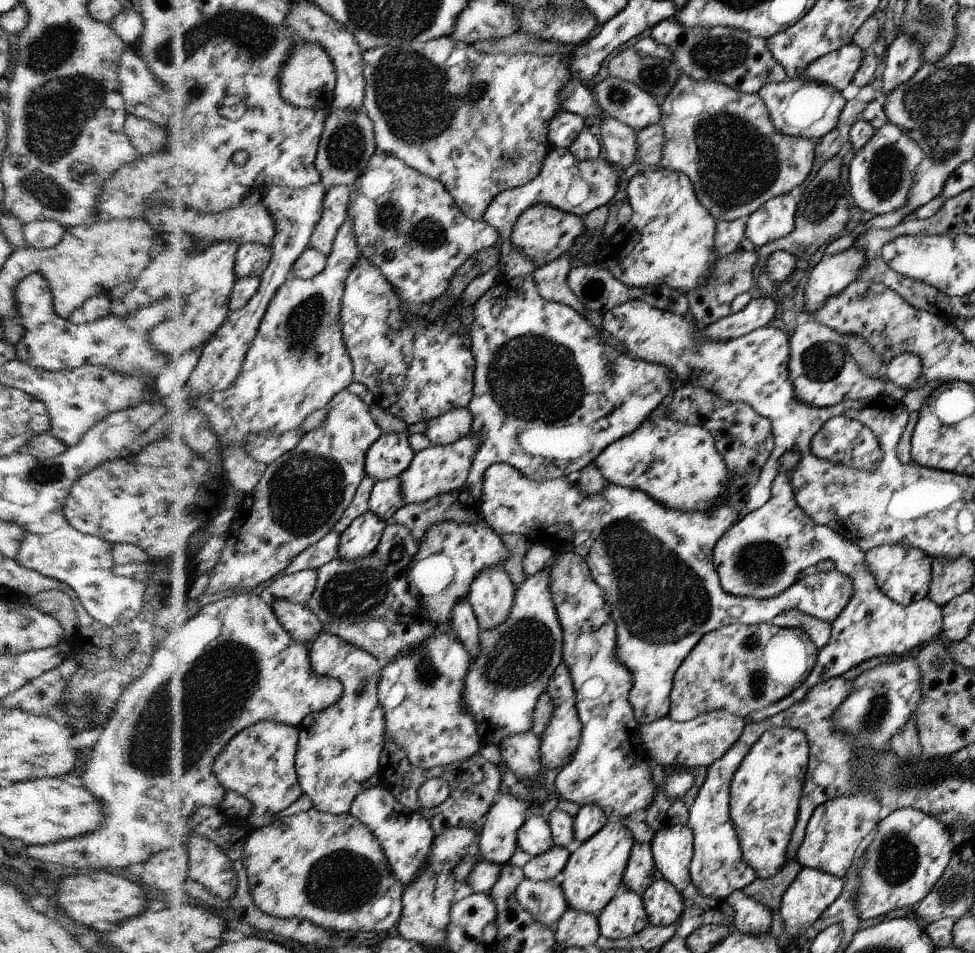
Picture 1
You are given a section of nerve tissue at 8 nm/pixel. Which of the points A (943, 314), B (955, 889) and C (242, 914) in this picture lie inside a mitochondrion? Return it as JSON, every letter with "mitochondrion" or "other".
{"A":"other","B":"mitochondrion","C":"other"}

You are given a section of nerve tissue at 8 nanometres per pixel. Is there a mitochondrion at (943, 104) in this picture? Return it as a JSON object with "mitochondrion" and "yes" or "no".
{"mitochondrion":"yes"}

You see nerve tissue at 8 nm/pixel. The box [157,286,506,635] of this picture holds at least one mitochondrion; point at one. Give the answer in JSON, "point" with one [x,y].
{"point":[303,493]}

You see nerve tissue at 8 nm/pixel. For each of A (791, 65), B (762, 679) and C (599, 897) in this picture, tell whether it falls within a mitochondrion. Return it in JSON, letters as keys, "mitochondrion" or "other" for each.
{"A":"other","B":"mitochondrion","C":"other"}

